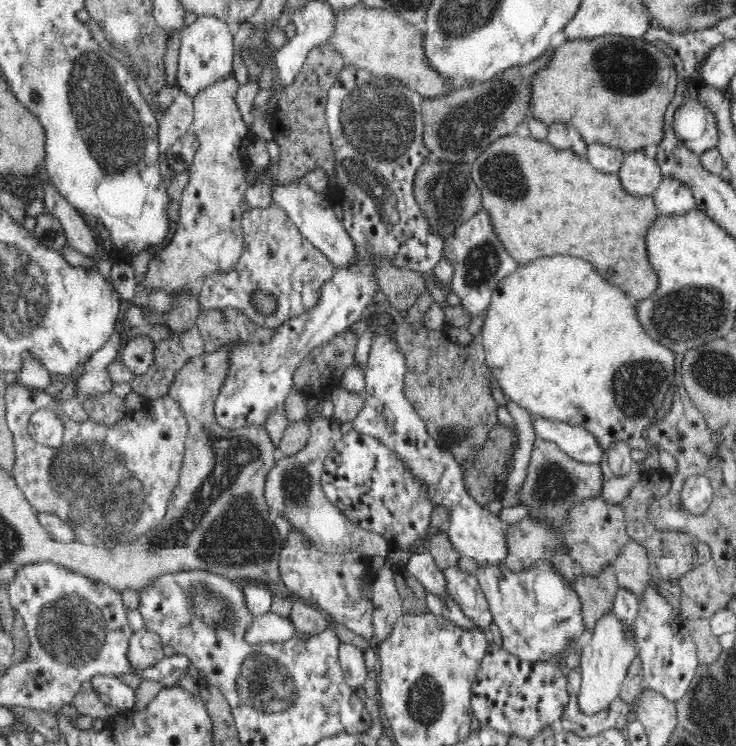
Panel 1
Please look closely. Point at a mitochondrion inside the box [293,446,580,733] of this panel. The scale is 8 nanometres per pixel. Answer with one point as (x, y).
(425, 704)

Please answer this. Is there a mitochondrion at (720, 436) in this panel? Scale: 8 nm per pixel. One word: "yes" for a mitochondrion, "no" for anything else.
no

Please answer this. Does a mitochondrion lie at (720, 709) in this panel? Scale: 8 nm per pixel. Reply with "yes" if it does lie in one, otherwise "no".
yes

